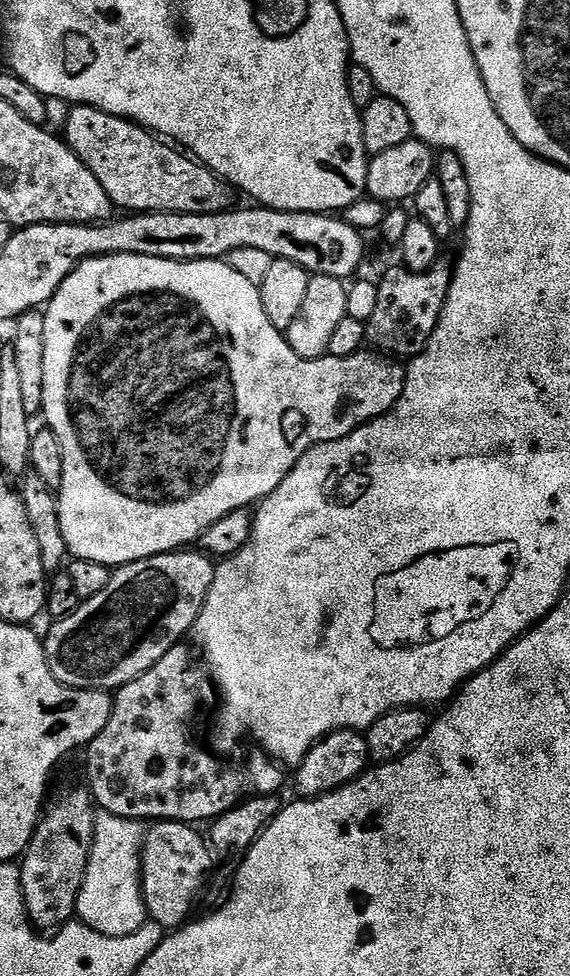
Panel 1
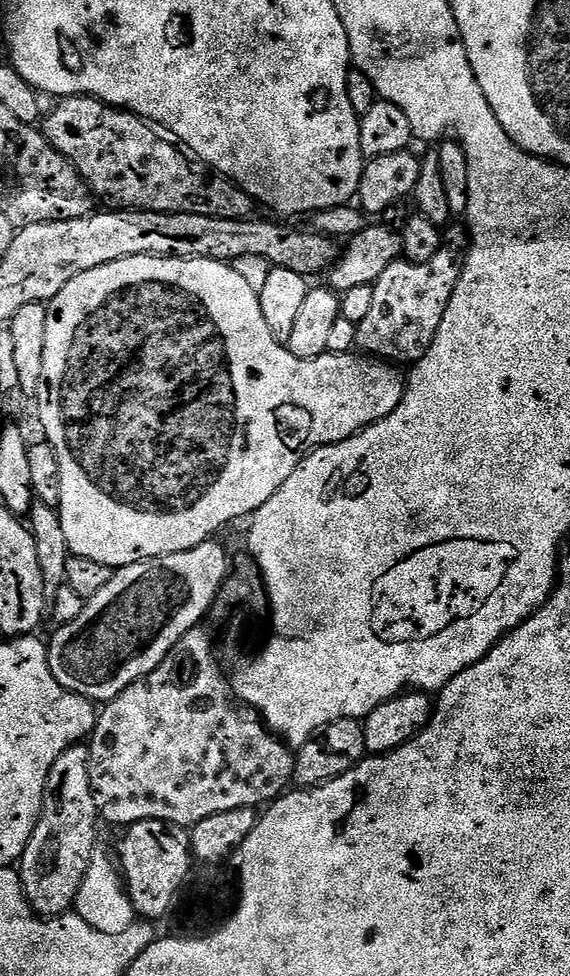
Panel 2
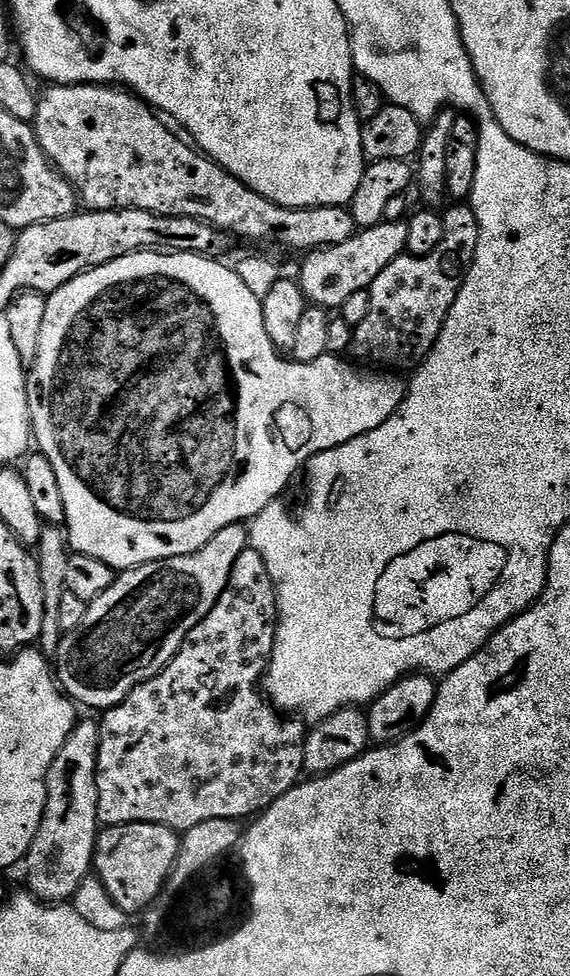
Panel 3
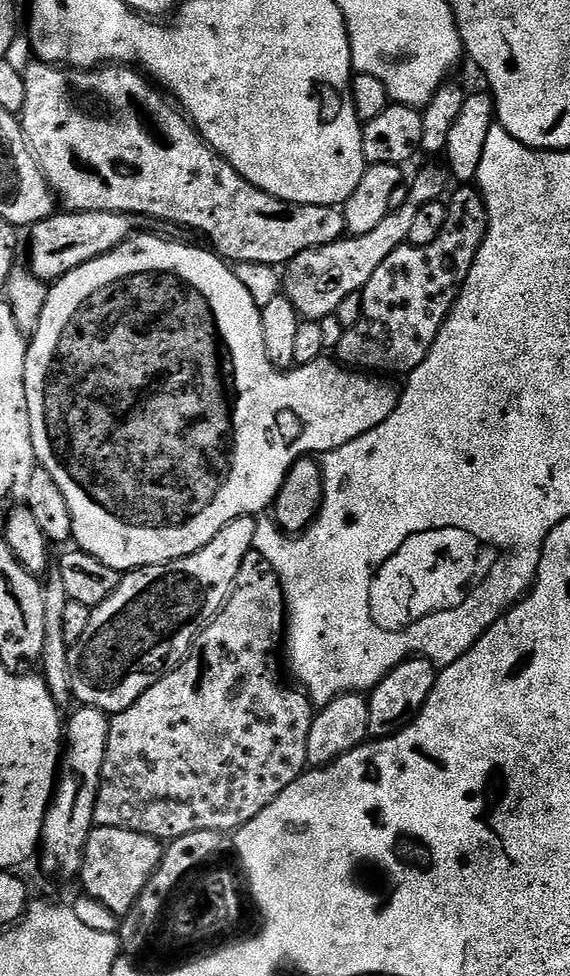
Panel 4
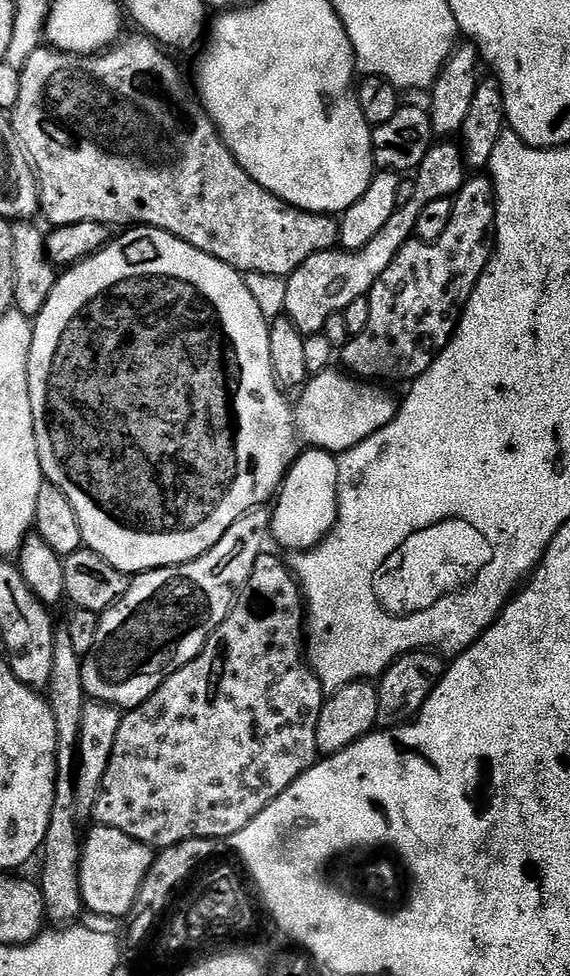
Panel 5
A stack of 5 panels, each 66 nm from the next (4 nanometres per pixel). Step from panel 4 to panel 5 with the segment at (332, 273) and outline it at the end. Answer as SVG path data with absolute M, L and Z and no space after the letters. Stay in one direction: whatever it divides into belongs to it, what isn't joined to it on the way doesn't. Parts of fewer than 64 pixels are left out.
M448 138L433 143L426 158L422 158L419 168L415 169L414 194L411 195L410 202L398 205L394 214L390 214L390 222L386 222L386 226L382 226L382 230L378 230L378 234L374 234L374 238L370 238L364 248L319 252L306 258L306 262L298 265L291 276L287 277L284 307L287 319L302 334L323 333L324 323L332 313L343 313L344 308L354 302L354 298L367 296L372 283L384 273L400 247L408 243L415 233L422 206L426 206L426 202L432 202L434 198L455 197L463 188L465 179L466 165L461 145Z

